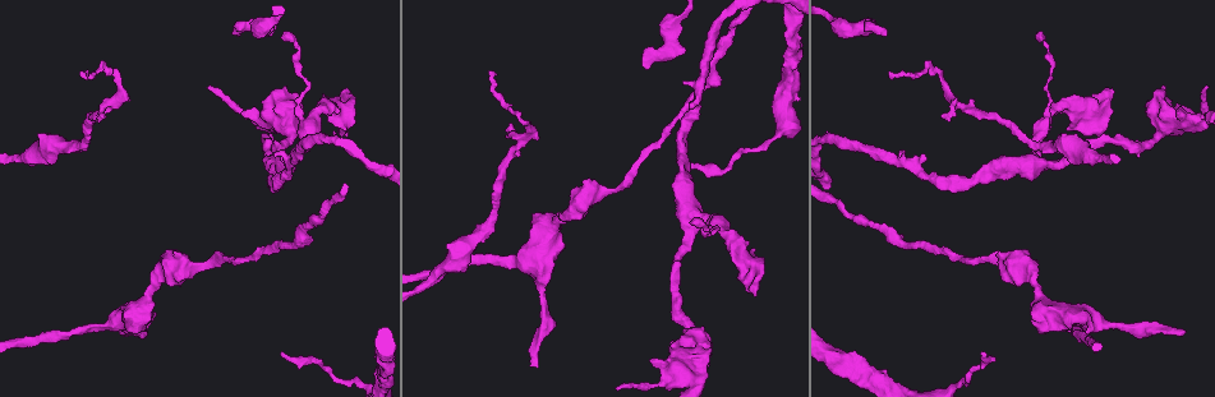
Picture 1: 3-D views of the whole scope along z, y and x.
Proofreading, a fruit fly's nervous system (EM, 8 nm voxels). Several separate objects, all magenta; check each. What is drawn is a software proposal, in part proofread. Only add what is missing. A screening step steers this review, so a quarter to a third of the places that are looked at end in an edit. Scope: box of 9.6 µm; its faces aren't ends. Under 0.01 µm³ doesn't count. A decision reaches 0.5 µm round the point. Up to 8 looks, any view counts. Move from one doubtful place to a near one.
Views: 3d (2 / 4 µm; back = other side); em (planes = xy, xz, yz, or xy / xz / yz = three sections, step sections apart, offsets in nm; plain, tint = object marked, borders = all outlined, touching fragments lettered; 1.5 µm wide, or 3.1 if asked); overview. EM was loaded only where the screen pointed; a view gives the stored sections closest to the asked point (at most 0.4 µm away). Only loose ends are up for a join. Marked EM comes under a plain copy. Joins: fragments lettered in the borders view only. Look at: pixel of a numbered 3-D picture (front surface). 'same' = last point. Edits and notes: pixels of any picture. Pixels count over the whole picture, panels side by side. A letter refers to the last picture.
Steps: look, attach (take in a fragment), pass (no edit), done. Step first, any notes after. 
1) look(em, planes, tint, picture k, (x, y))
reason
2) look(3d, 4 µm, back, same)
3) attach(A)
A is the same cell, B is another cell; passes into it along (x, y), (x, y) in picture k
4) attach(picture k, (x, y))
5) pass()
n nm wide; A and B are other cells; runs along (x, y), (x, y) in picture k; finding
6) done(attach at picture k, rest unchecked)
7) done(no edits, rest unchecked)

look(3d, 2 µm, picture 1, (1185, 332))
end of a long branch

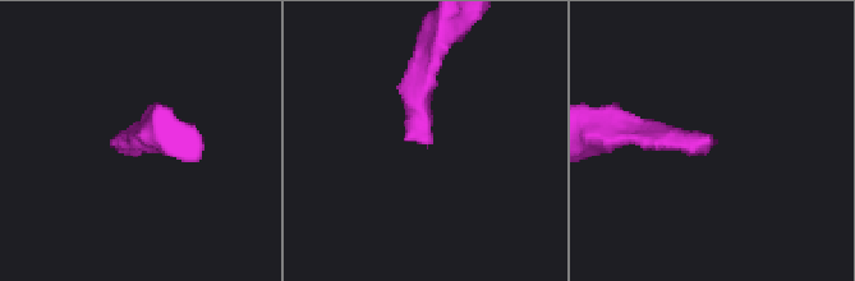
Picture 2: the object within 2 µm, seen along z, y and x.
look(em, planes, borders, picture 2, (712, 139))

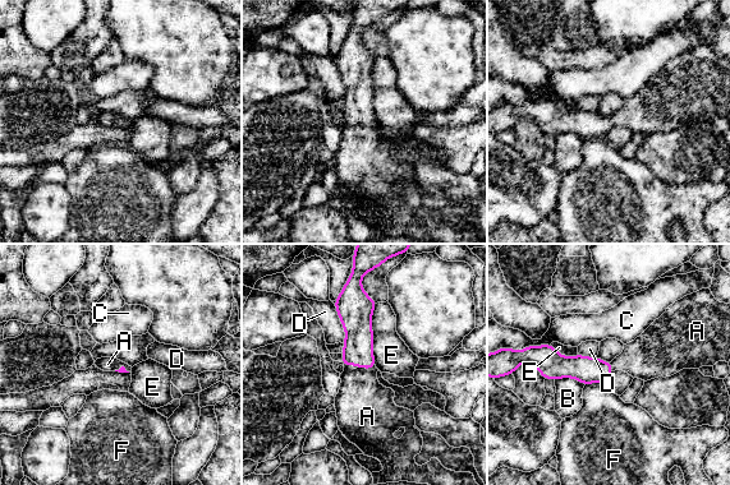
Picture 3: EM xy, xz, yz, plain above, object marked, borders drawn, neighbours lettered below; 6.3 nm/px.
attach(A)
A is the same cell, B, C, D, E and F are other cells; passes into it along (358, 346), (359, 366), (363, 406) in picture 3; the neuron continues

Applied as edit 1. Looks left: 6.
look(overview)
redraw

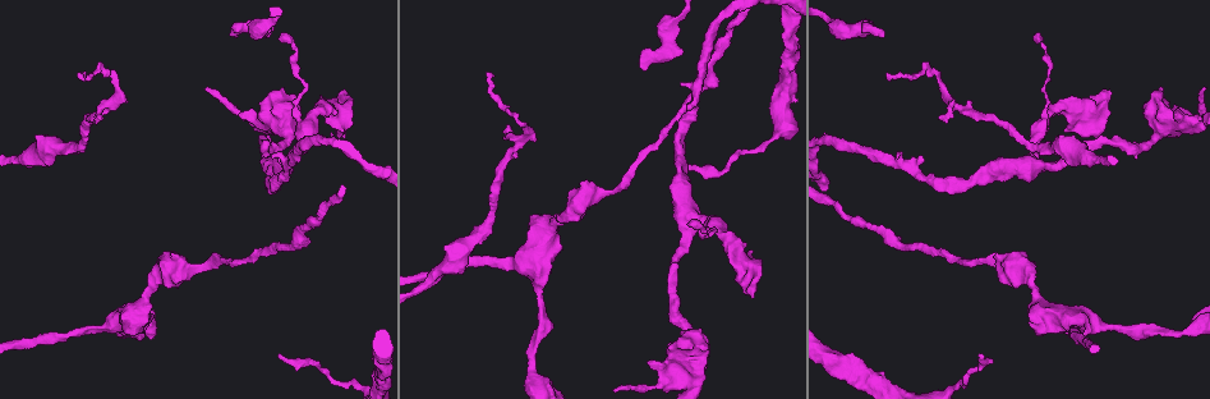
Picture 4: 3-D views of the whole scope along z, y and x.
look(3d, 2 µm, picture 4, (283, 33))
branch stops here

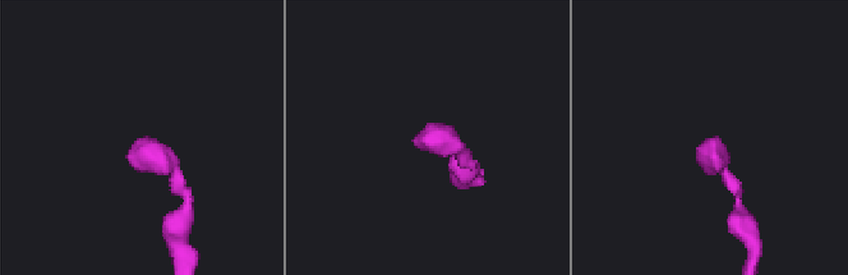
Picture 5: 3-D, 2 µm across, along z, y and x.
look(em, planes, borders, picture 5, (420, 136))
need the tissue

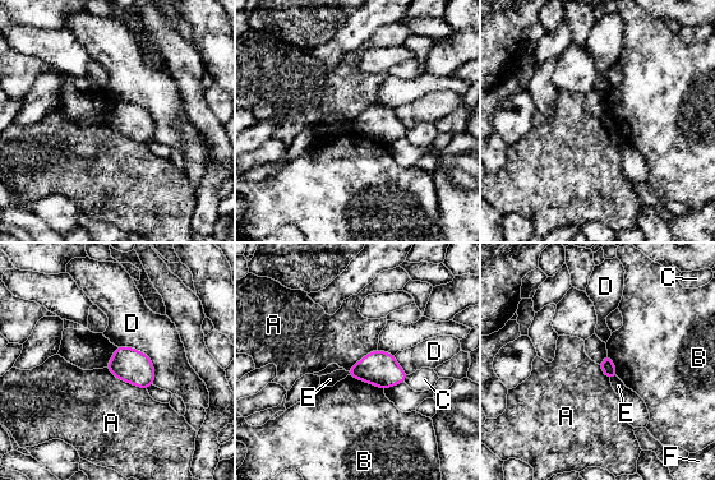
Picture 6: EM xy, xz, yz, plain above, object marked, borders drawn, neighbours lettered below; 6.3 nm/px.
pass()
80 nm wide; A, B, C, D, E and F are other cells; border along (106, 367), (116, 377), (146, 388) in picture 6; no lettered fragment goes on from it

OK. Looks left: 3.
done(attach at picture 3, rest unchecked)

